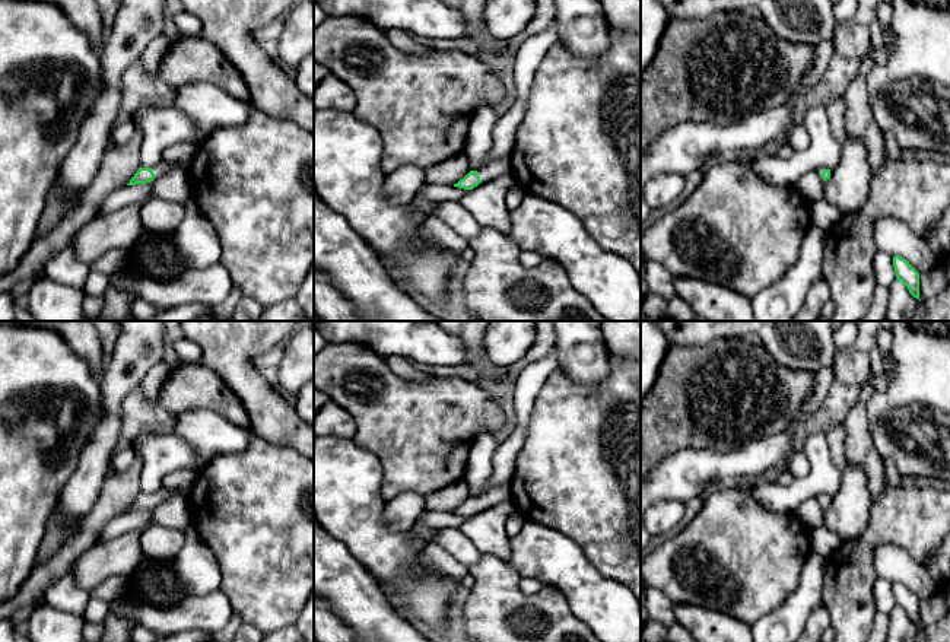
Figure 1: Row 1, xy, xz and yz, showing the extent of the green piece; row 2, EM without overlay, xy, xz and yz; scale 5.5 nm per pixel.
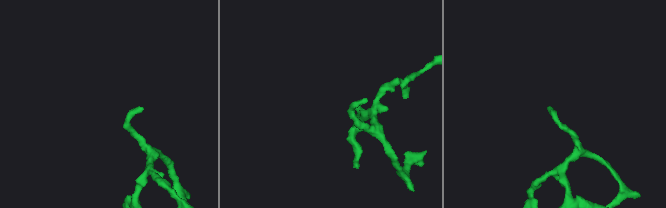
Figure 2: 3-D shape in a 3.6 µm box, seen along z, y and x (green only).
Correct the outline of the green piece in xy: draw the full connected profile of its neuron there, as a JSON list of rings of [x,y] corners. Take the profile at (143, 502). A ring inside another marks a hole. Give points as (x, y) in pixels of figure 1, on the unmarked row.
[[[159,489],[153,496],[150,495],[140,495],[134,503],[130,506],[127,512],[136,512],[136,511],[146,511],[150,509],[156,502],[162,502],[165,499],[174,498],[179,495],[175,489]]]

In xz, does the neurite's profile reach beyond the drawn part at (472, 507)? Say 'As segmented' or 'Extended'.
Extended

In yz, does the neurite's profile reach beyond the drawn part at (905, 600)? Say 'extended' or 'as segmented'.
as segmented

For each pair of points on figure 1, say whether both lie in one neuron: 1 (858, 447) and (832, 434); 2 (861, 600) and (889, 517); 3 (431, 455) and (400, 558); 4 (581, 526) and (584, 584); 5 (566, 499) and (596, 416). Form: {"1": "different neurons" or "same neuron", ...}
{"1": "different neurons", "2": "same neuron", "3": "different neurons", "4": "different neurons", "5": "same neuron"}

